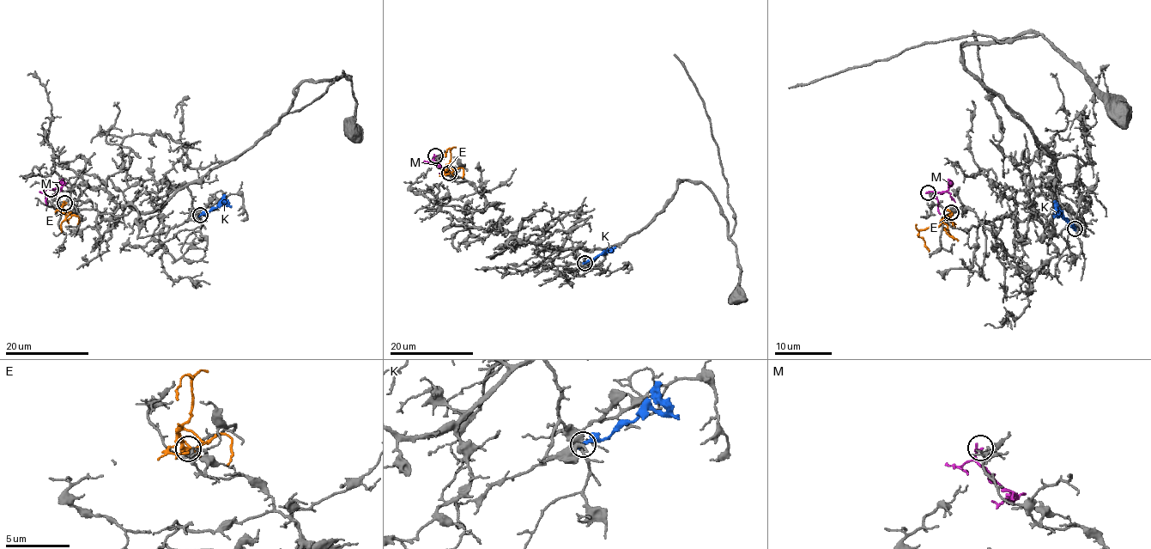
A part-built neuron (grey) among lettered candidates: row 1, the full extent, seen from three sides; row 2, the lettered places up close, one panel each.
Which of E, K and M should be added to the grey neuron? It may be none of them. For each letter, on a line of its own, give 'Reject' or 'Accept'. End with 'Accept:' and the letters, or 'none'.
E: Reject
K: Reject
M: Reject
Accept: none

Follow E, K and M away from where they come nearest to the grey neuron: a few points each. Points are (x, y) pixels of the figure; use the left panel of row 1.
E: (65, 203), (62, 211), (66, 214), (61, 223), (61, 232)
K: (200, 216), (208, 213), (221, 204), (231, 207)
M: (51, 189), (61, 189), (56, 195)

